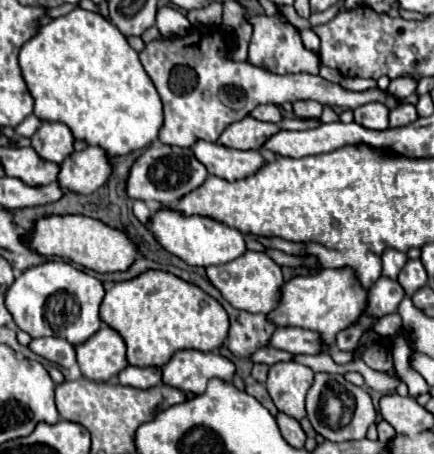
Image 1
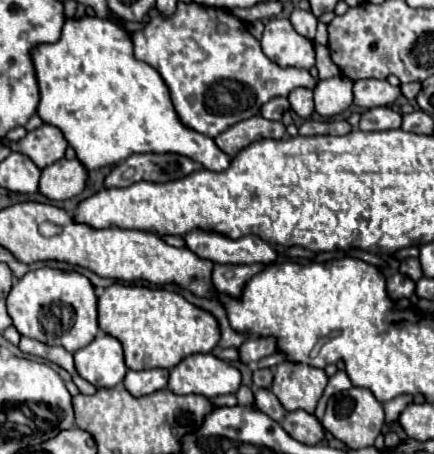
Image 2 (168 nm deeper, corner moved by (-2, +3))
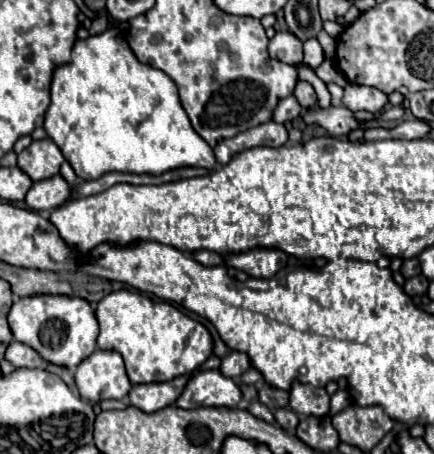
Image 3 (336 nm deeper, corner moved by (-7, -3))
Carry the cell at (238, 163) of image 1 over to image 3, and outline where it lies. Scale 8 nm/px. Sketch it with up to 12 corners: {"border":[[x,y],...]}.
{"border":[[113,28],[55,70],[43,128],[83,180],[211,170],[175,82]]}

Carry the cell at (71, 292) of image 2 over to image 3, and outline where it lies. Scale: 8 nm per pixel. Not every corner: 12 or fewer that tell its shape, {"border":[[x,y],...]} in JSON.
{"border":[[19,298],[17,342],[75,370],[97,350],[97,318],[81,298]]}

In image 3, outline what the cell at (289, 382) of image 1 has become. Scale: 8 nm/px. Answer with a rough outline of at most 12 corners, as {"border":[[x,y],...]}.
{"border":[[295,382],[289,406],[299,416],[327,416],[329,394]]}

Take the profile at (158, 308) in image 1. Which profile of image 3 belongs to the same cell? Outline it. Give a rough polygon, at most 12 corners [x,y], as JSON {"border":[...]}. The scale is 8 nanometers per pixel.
{"border":[[111,292],[97,346],[131,384],[191,374],[211,334],[169,302]]}

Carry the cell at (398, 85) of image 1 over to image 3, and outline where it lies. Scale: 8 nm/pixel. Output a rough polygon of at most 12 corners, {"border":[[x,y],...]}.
{"border":[[349,84],[343,106],[377,114],[387,94],[377,88]]}

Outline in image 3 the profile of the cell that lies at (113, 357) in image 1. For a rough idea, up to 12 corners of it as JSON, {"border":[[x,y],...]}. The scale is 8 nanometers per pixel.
{"border":[[97,350],[77,366],[83,400],[129,394],[123,358]]}

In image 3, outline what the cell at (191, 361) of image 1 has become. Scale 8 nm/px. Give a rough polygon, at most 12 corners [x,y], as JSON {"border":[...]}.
{"border":[[219,370],[197,372],[177,398],[183,410],[237,408],[239,386]]}

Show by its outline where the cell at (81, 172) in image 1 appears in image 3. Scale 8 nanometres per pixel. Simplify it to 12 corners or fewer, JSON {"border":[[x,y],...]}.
{"border":[[57,174],[33,182],[25,204],[33,212],[53,210],[71,194]]}

